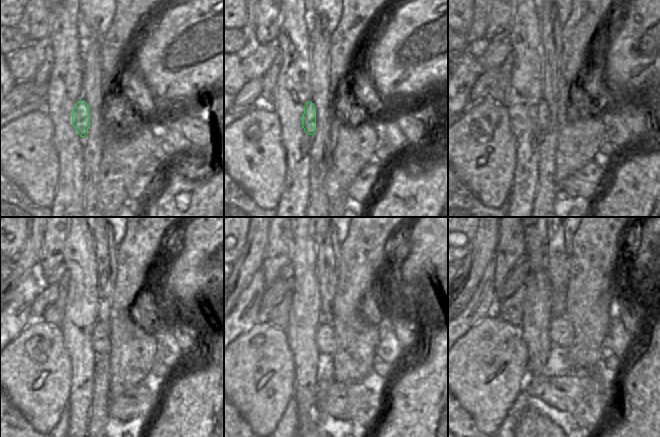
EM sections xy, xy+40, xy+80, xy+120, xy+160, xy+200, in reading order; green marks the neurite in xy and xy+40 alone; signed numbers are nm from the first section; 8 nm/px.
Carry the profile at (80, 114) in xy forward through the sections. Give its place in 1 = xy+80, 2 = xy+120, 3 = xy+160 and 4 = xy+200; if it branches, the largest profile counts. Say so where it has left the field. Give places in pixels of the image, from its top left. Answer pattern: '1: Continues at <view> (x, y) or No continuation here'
1: Continues at xy+80 (543, 118)
2: Continues at xy+120 (100, 333)
3: Continues at xy+160 (325, 340)
4: Continues at xy+200 (561, 332).

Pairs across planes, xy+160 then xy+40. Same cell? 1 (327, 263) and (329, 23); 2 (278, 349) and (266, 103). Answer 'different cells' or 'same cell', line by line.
1: different cells
2: different cells

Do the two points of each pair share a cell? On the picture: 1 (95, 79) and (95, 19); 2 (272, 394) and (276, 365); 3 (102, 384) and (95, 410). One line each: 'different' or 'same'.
1: different
2: same
3: same

